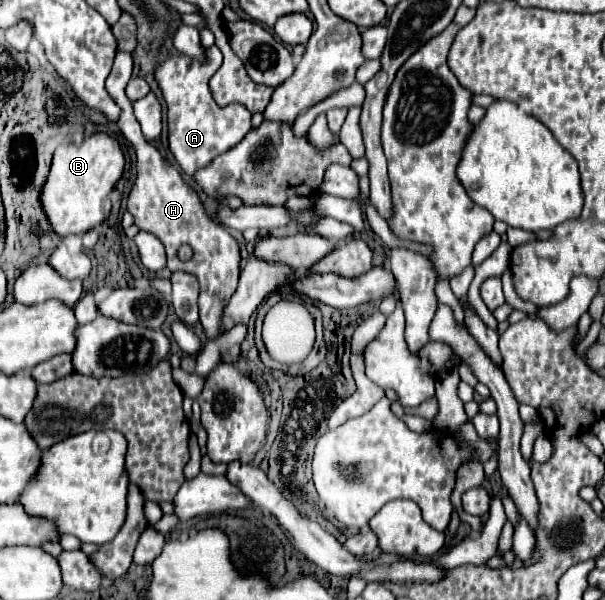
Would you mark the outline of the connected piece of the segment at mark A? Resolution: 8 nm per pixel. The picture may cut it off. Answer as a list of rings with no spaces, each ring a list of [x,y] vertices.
[[[211,46],[207,50],[205,64],[191,60],[189,56],[171,56],[155,70],[155,78],[169,106],[169,148],[185,174],[195,174],[197,170],[211,164],[215,156],[243,140],[251,128],[251,112],[247,112],[247,108],[241,104],[219,108],[209,92],[209,78],[219,70],[221,62],[223,54],[217,46]]]

